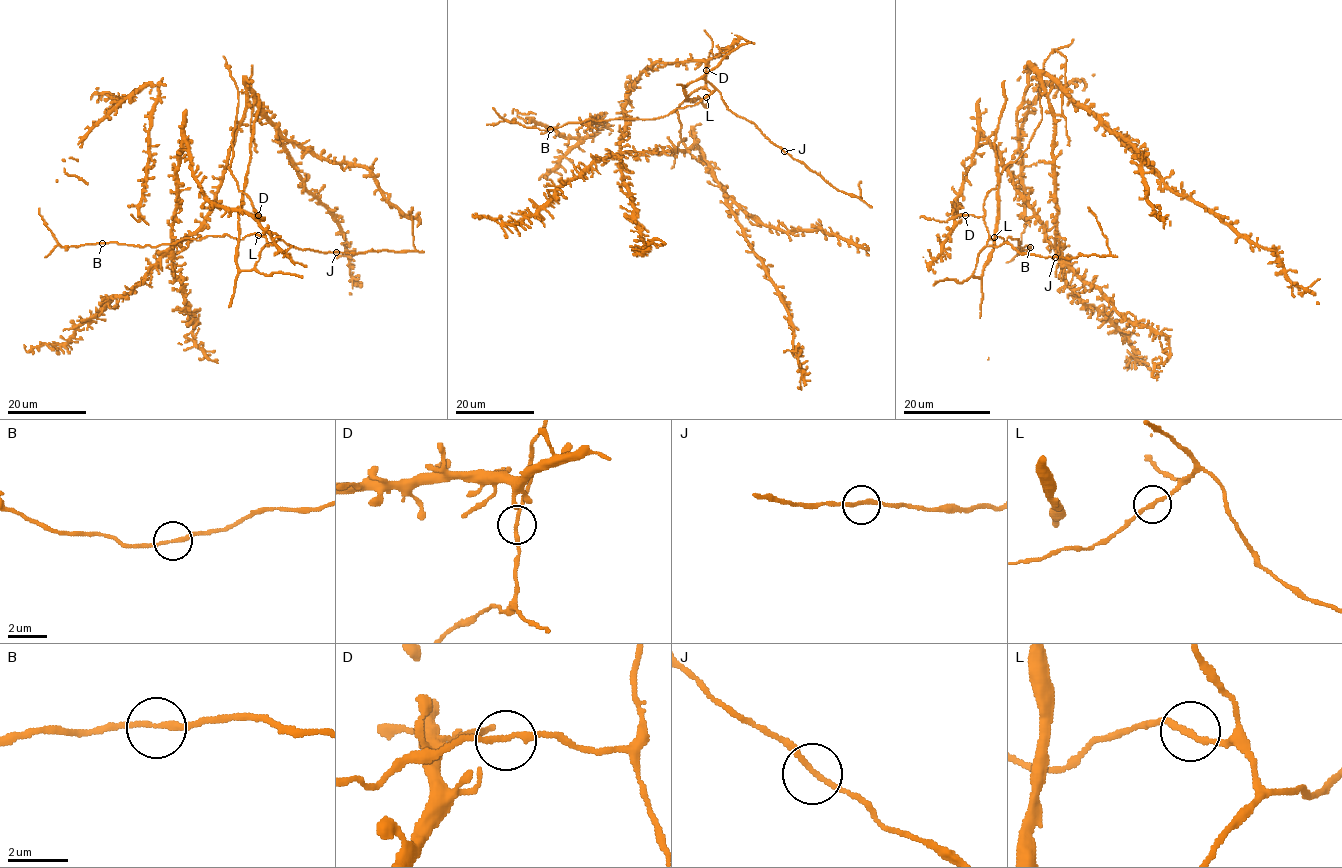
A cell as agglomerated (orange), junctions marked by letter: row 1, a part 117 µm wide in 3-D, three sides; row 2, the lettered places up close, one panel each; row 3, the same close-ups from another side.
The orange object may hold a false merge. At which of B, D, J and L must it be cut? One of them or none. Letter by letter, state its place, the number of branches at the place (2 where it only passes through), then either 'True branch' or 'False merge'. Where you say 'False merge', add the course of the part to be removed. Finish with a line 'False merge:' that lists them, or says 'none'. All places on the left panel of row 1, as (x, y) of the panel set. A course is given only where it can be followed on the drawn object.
B: Place: (102, 243). Branches: 2. True branch
D: Place: (258, 215). Branches: 2. True branch
J: Place: (336, 252). Branches: 2. True branch
L: Place: (258, 235). Branches: 2. True branch
False merge: none

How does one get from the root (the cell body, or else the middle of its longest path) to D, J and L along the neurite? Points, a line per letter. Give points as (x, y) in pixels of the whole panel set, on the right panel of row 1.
D: (1046, 229), (988, 142), (978, 146), (962, 192), (956, 198), (955, 221), (964, 215)
J: (1046, 229), (1000, 156), (980, 144), (955, 221), (982, 217), (986, 246), (1055, 257)
L: (1046, 229), (1000, 156), (985, 142), (975, 150), (954, 219), (982, 217), (988, 237), (994, 237)

